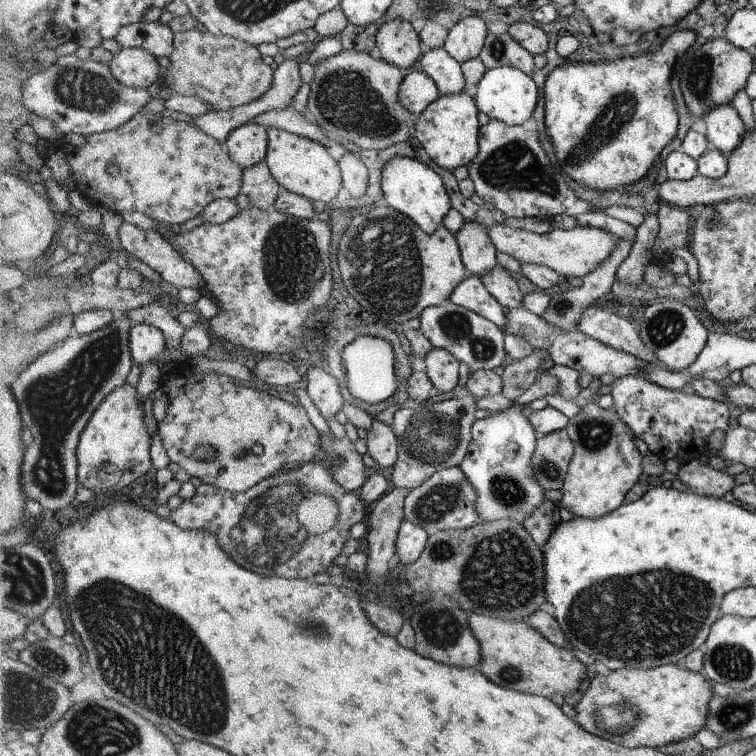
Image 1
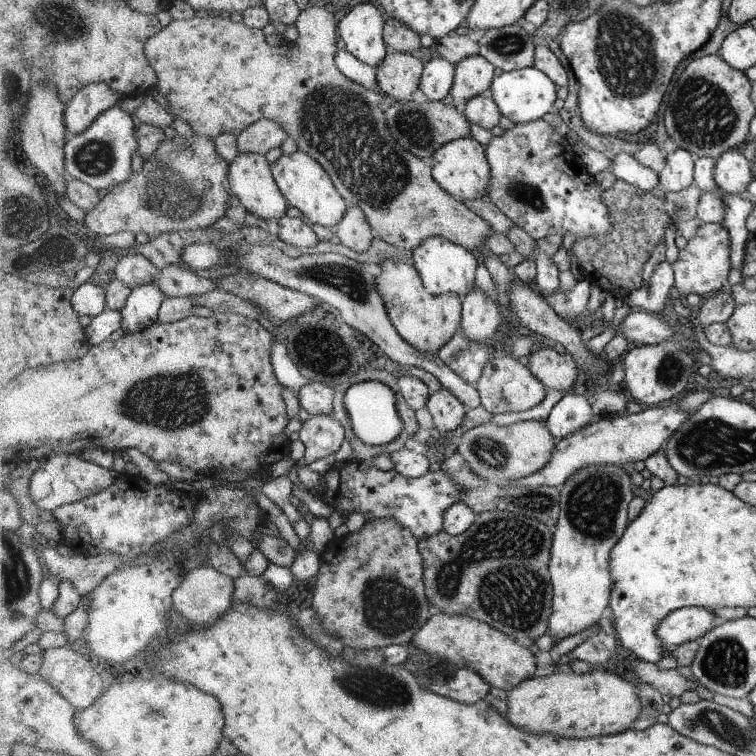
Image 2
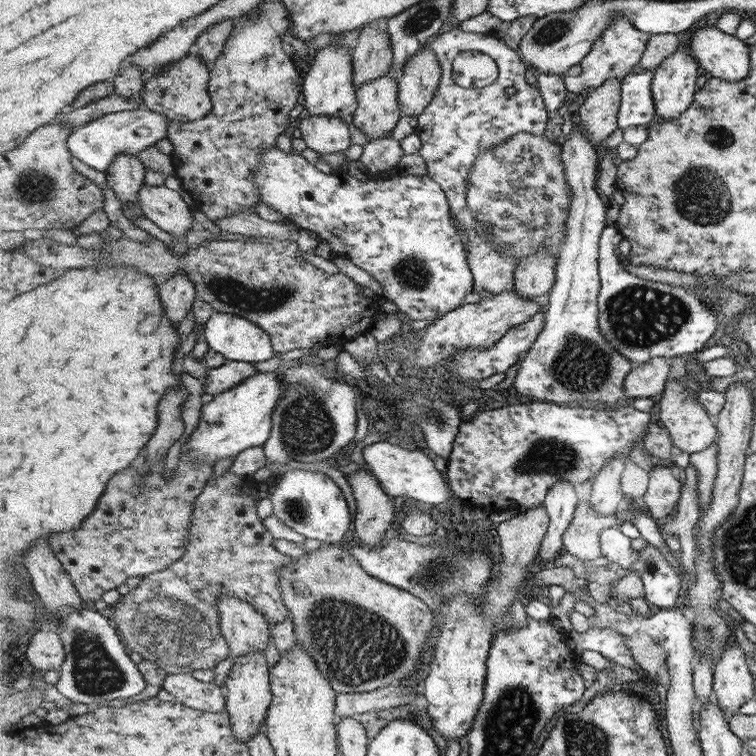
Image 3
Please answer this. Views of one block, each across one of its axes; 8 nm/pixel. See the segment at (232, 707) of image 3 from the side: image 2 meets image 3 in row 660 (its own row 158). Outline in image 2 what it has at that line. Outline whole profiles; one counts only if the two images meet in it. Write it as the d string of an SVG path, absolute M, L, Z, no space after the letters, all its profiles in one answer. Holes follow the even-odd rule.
M251 152L238 155L229 168L229 180L233 194L241 200L242 206L248 213L265 221L274 220L274 218L279 219L286 214L287 209L290 207L285 195L281 193L276 179L272 178L272 173L266 158L258 153Z

